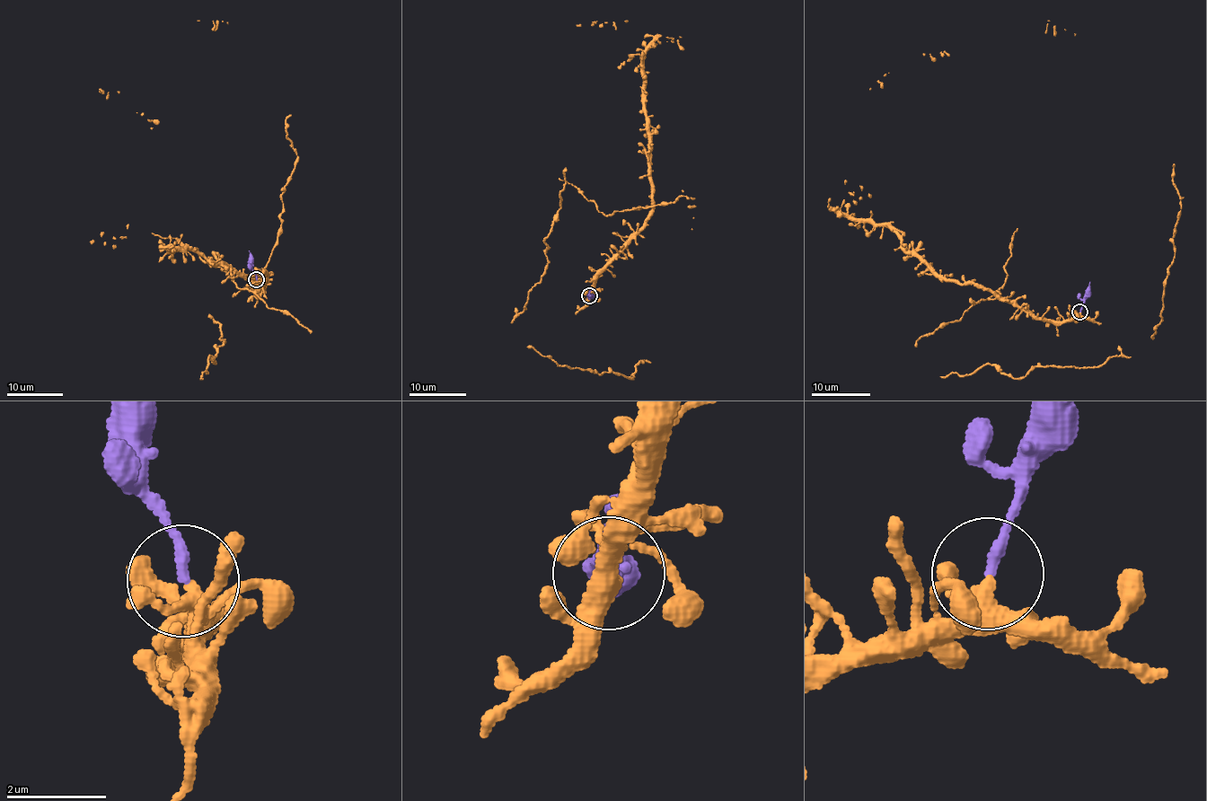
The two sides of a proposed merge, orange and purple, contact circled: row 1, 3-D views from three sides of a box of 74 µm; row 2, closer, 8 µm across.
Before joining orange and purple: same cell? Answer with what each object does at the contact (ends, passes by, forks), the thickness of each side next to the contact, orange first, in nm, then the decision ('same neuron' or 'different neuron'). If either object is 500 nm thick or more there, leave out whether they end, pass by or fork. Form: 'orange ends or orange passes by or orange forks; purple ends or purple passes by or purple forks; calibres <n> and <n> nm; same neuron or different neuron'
orange forks; purple ends; calibres 240 and 200 nm; different neuron

